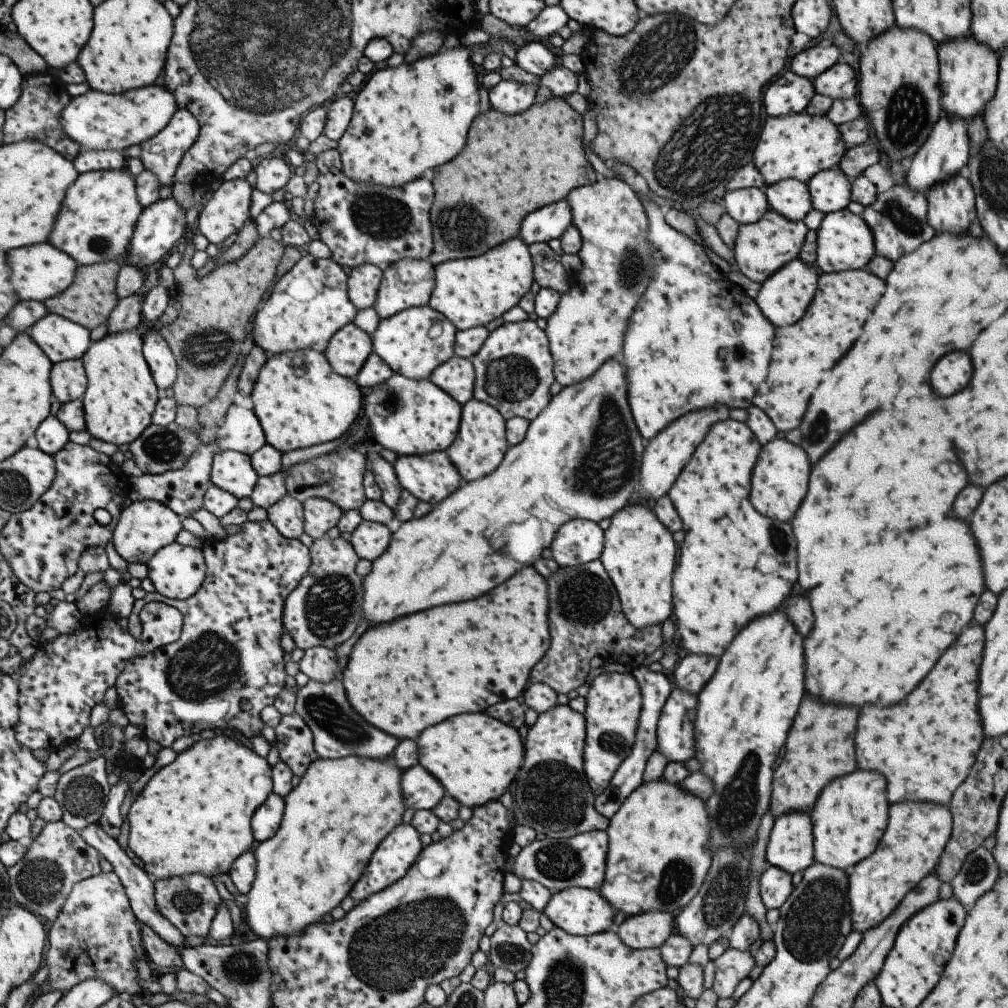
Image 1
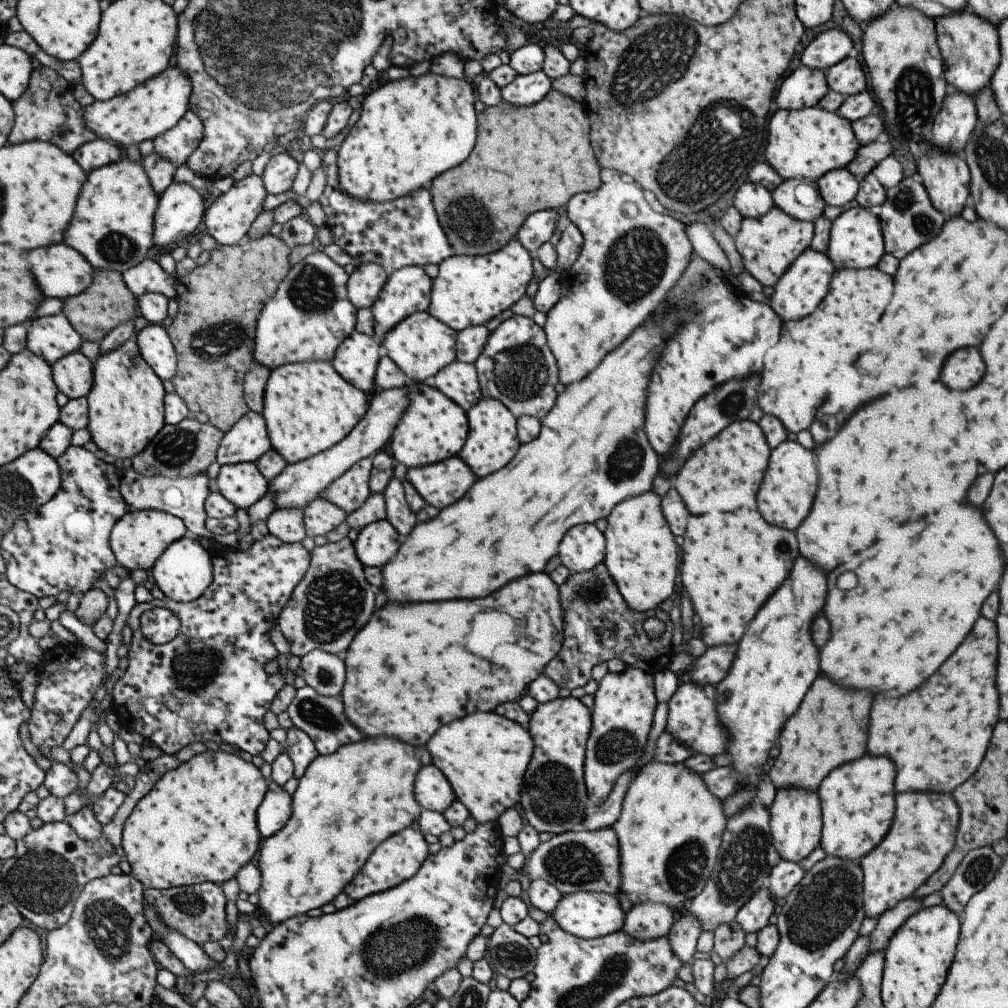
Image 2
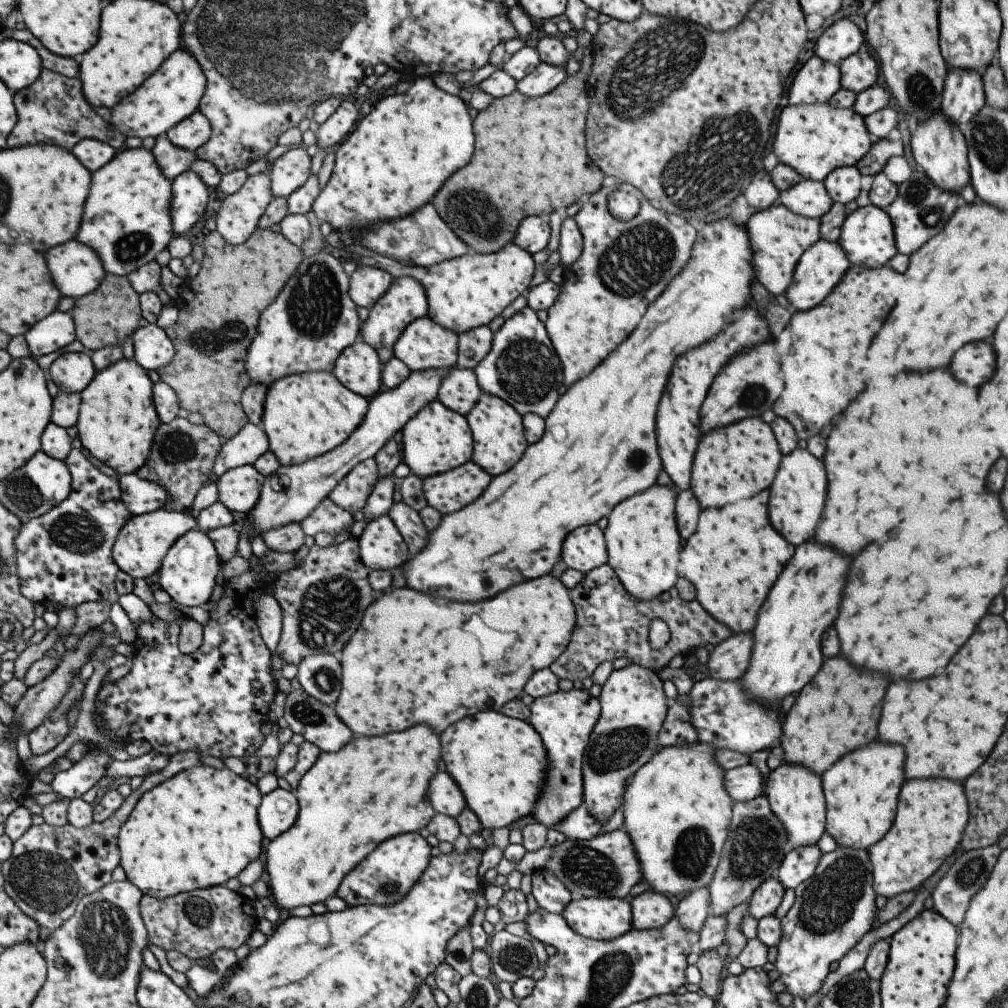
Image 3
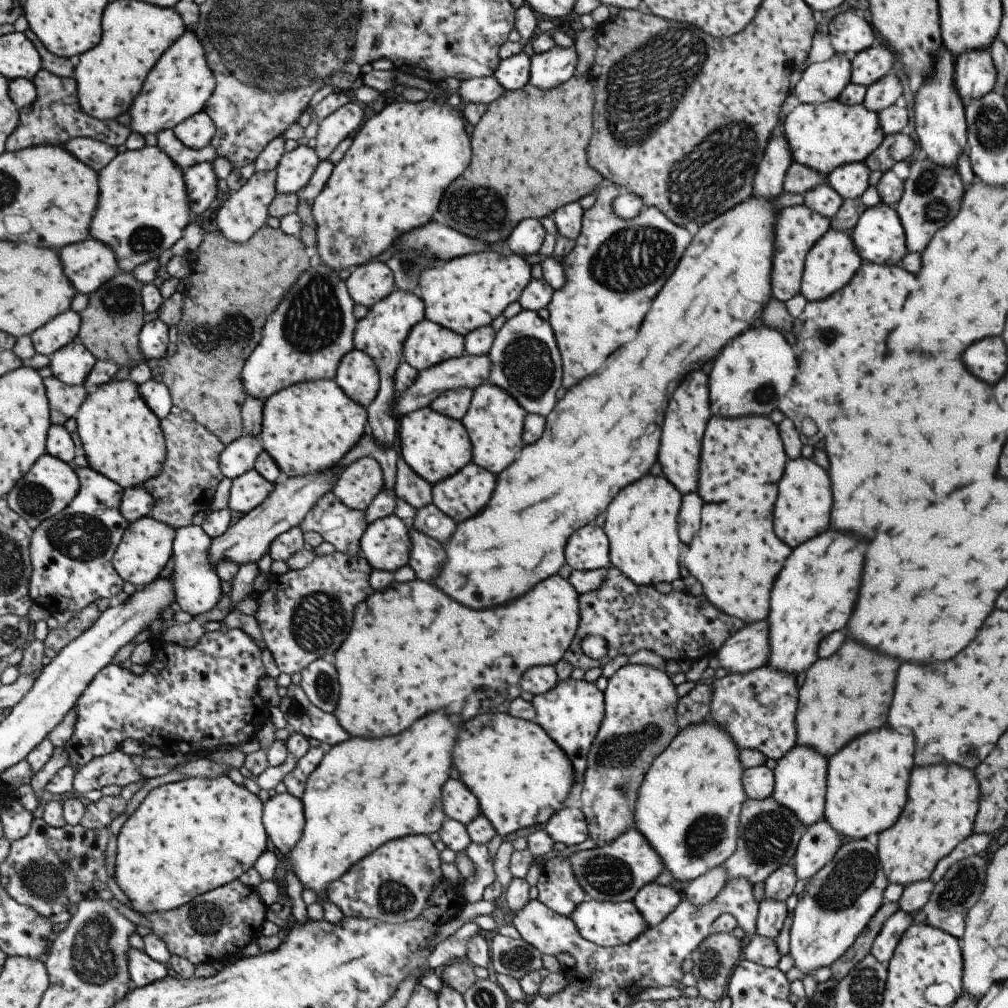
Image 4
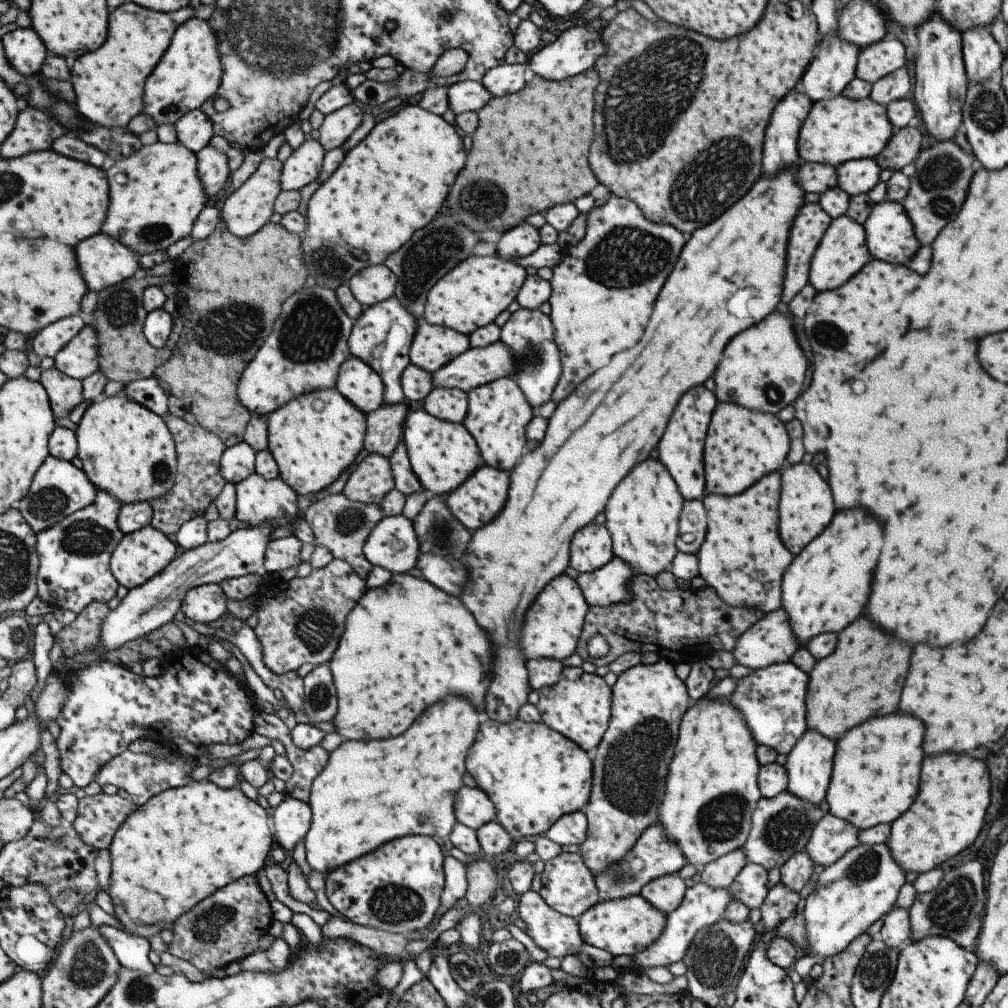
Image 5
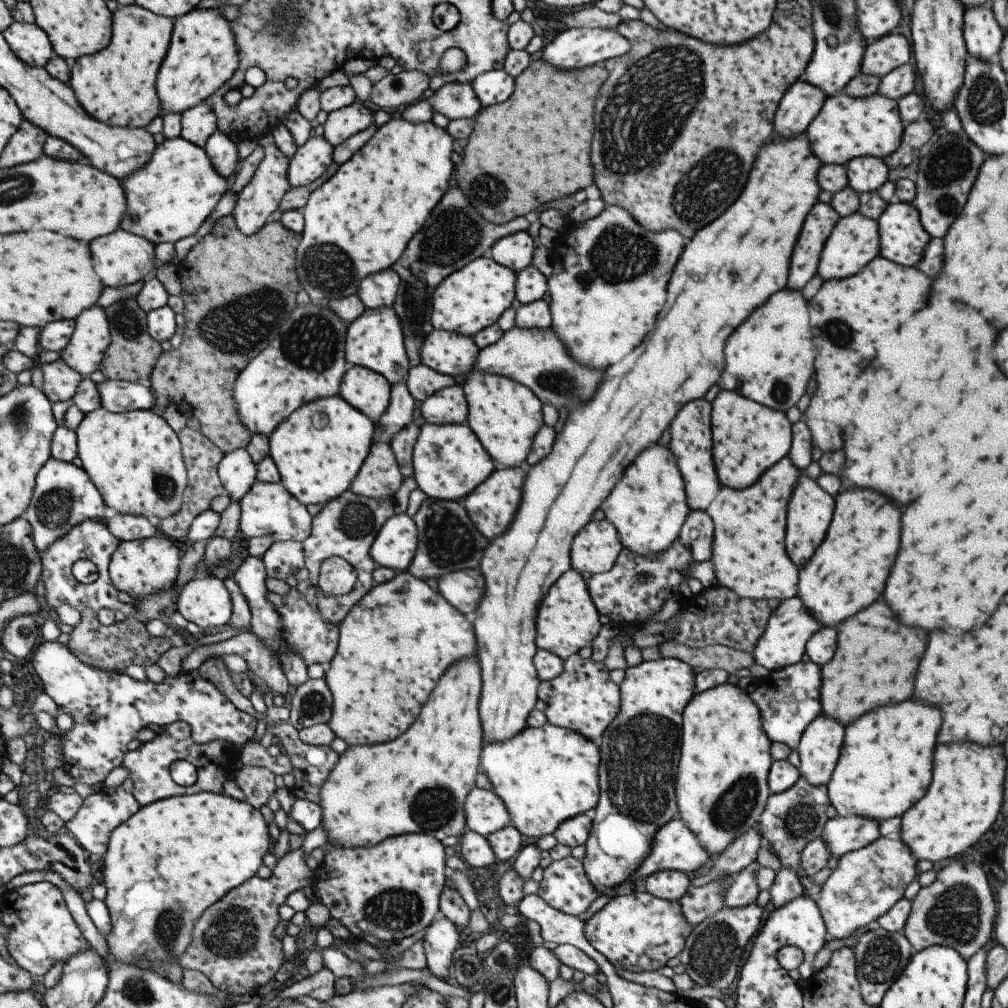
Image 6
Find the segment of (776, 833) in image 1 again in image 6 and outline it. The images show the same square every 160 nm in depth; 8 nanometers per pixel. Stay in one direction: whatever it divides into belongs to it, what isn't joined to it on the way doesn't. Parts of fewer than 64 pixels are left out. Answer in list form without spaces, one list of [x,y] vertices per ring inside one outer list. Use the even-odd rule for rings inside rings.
[[[819,713],[803,731],[795,750],[800,758],[799,774],[810,785],[826,785],[842,747],[844,726]]]

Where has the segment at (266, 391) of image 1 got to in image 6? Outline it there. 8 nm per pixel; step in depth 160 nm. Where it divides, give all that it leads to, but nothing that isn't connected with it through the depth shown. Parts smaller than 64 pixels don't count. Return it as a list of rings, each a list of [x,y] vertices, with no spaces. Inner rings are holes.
[[[339,396],[315,399],[278,424],[268,438],[268,456],[278,470],[280,483],[295,500],[305,506],[323,506],[350,487],[375,440],[373,426]]]

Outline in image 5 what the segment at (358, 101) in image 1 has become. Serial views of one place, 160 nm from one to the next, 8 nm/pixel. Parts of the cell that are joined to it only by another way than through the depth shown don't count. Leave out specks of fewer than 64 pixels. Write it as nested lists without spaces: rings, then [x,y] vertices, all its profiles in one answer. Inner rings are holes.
[[[410,101],[409,105],[405,105],[401,110],[398,110],[394,115],[389,116],[379,123],[375,123],[369,133],[356,146],[345,152],[345,156],[338,164],[338,167],[311,194],[306,204],[306,213],[304,216],[306,227],[300,237],[301,258],[306,268],[306,273],[311,278],[314,278],[314,282],[329,288],[329,290],[335,290],[341,284],[347,285],[349,279],[355,273],[368,266],[381,265],[387,256],[399,250],[401,244],[405,244],[411,238],[411,234],[415,230],[423,228],[437,214],[439,206],[443,204],[443,200],[447,196],[449,186],[455,180],[455,174],[459,172],[459,168],[463,168],[465,152],[461,148],[461,141],[462,134],[453,124],[448,124],[440,116],[422,109],[417,103],[412,101]]]

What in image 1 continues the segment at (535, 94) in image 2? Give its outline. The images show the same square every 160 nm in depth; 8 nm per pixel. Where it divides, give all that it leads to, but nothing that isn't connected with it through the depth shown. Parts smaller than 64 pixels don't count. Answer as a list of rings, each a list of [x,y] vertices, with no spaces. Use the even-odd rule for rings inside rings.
[[[500,81],[488,90],[488,102],[491,108],[503,114],[519,114],[534,103],[535,90],[539,86],[533,83]]]

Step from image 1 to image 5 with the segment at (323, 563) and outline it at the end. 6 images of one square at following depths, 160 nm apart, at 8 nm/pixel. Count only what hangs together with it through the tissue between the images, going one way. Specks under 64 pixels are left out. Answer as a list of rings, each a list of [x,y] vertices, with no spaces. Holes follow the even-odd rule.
[[[331,559],[305,578],[283,581],[273,575],[261,582],[256,590],[259,606],[252,631],[259,641],[263,664],[273,674],[282,675],[297,670],[305,662],[313,667],[327,663],[343,632],[347,613],[366,589],[365,581],[341,559]]]

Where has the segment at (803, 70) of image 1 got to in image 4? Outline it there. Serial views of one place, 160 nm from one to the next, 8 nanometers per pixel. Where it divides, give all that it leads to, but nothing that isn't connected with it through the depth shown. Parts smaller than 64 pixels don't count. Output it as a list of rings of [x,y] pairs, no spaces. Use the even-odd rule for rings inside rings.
[[[853,10],[839,13],[827,25],[830,43],[835,53],[854,56],[873,44],[873,28]]]

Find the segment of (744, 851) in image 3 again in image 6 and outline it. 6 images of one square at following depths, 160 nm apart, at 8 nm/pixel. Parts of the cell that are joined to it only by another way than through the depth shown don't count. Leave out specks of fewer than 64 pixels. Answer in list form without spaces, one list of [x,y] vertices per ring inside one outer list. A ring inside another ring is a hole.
[[[800,776],[787,790],[769,795],[757,822],[760,835],[773,848],[781,867],[793,869],[800,876],[799,883],[803,886],[802,895],[813,900],[816,900],[821,886],[813,882],[812,876],[806,875],[800,865],[800,854],[808,842],[820,836],[823,825],[835,815],[836,810],[829,802],[825,785],[810,785]]]

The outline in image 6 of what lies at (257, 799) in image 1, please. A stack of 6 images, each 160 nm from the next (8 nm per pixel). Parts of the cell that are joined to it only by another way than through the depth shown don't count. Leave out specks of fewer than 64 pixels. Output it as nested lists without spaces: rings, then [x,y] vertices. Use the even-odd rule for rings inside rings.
[[[200,792],[192,795],[173,795],[169,798],[156,800],[147,806],[142,806],[135,816],[129,818],[126,823],[113,831],[107,854],[103,857],[101,872],[107,890],[104,901],[108,906],[113,925],[111,932],[106,936],[106,941],[109,945],[109,952],[114,959],[119,963],[136,967],[143,967],[139,964],[144,959],[147,961],[147,969],[162,977],[165,977],[165,972],[171,964],[180,968],[178,957],[181,957],[192,943],[192,929],[195,922],[203,915],[207,907],[217,902],[229,889],[240,885],[245,879],[255,875],[257,868],[262,864],[262,856],[269,852],[268,844],[271,843],[271,840],[267,832],[267,825],[259,811],[249,806],[246,801],[238,801],[234,796]]]

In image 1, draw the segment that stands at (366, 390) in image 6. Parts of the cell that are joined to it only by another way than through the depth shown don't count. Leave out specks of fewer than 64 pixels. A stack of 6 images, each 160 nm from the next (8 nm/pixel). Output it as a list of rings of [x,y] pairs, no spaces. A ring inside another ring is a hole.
[[[349,323],[335,331],[323,354],[335,374],[354,380],[371,352],[371,337]]]

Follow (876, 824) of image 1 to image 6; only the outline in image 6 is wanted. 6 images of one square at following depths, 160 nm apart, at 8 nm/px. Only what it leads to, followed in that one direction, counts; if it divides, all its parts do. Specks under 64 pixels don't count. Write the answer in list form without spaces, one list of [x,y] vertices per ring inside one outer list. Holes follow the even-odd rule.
[[[905,700],[897,706],[881,706],[875,712],[858,716],[845,725],[839,758],[825,785],[829,802],[836,814],[862,816],[881,822],[893,816],[901,816],[909,806],[913,806],[925,794],[931,780],[931,756],[939,724],[941,712],[937,706]]]

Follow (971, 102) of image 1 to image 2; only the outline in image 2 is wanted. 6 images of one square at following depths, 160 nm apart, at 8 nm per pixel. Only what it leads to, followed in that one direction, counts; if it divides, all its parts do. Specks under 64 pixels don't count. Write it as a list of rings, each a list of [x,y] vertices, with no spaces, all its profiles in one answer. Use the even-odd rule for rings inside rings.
[[[965,8],[938,16],[934,27],[943,61],[943,76],[949,90],[973,96],[983,85],[989,84],[1000,59],[996,26]]]

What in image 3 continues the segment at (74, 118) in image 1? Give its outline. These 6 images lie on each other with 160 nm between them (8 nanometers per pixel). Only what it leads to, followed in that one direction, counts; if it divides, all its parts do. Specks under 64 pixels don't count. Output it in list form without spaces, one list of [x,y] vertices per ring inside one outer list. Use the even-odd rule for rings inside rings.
[[[179,49],[167,56],[167,64],[149,76],[145,83],[132,92],[111,110],[110,122],[128,138],[155,138],[165,135],[171,127],[181,122],[199,107],[207,87],[203,68],[199,66],[195,56],[185,49]]]

